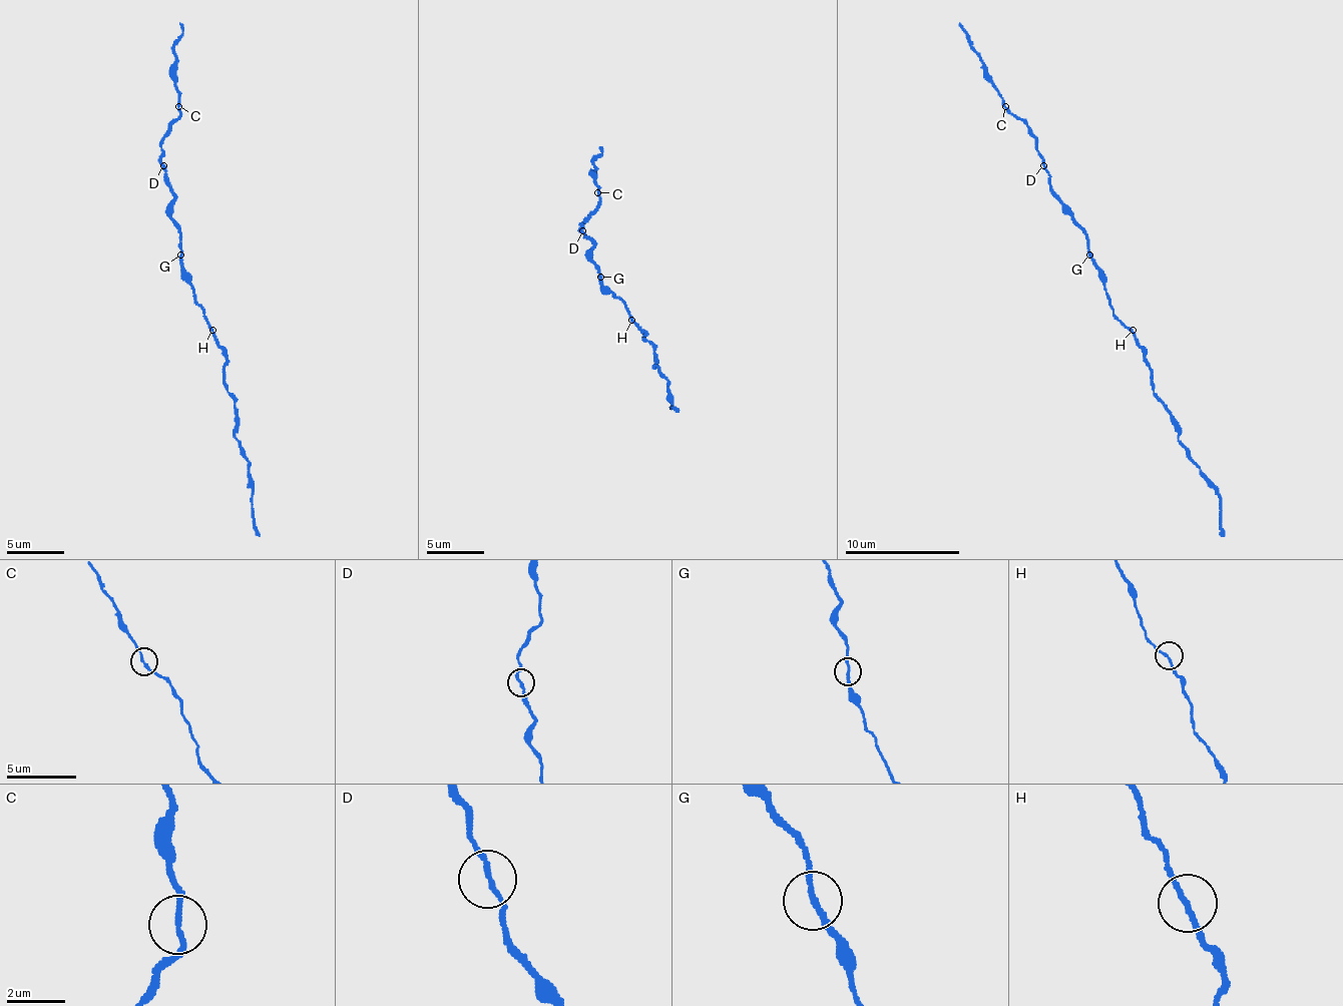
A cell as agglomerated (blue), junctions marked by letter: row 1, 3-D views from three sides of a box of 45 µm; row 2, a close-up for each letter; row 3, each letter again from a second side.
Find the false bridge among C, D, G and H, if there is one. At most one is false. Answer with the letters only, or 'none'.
none

